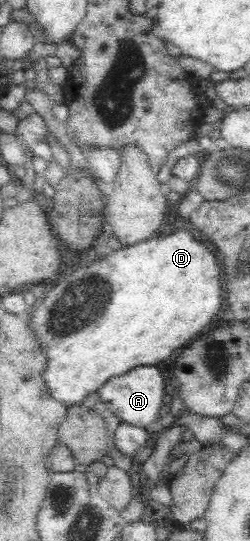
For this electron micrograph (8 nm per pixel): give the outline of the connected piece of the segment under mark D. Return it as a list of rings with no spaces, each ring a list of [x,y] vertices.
[[[184,230],[174,231],[174,234],[170,236],[160,236],[160,238],[152,238],[152,240],[146,240],[136,244],[134,246],[128,246],[128,248],[122,248],[122,250],[116,250],[102,262],[90,266],[90,268],[80,268],[76,270],[74,274],[62,278],[52,290],[44,296],[44,300],[38,302],[31,310],[33,317],[30,319],[33,329],[39,336],[41,344],[45,345],[45,353],[48,357],[47,369],[43,372],[44,380],[49,386],[50,394],[56,399],[61,400],[67,405],[82,404],[83,399],[91,392],[96,392],[106,380],[112,378],[112,376],[120,376],[128,372],[131,368],[138,366],[156,366],[160,362],[166,362],[166,360],[173,360],[180,350],[184,346],[188,346],[191,342],[194,342],[199,336],[200,332],[207,327],[216,314],[220,312],[220,306],[222,306],[222,268],[220,265],[220,258],[218,258],[217,252],[212,252],[210,248],[206,248],[204,242],[199,242],[194,234],[190,232],[184,232]]]

